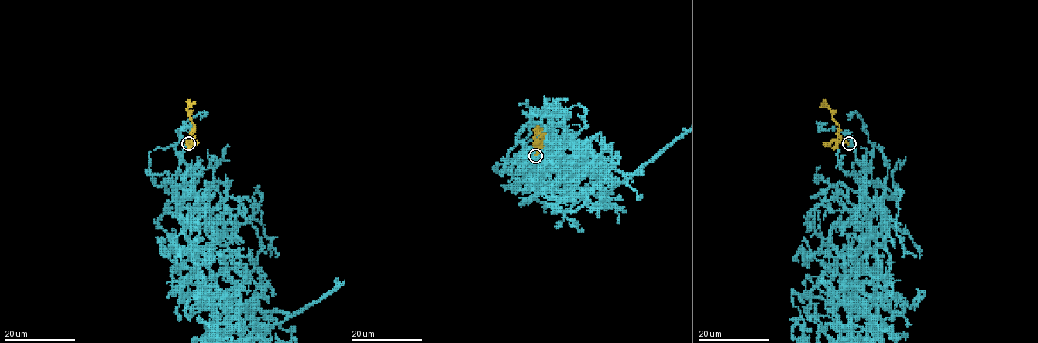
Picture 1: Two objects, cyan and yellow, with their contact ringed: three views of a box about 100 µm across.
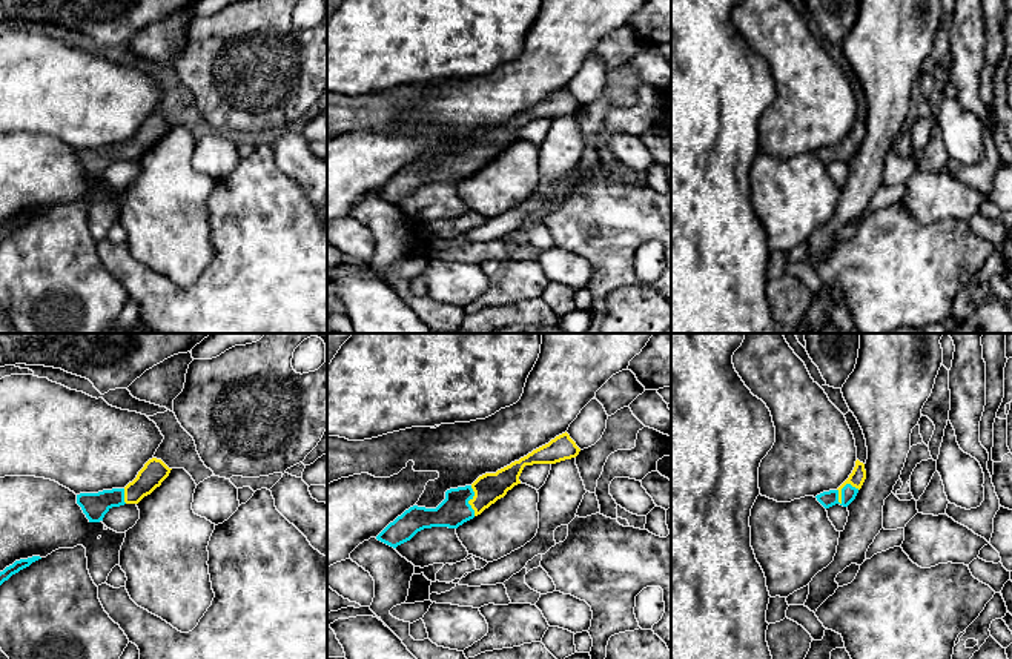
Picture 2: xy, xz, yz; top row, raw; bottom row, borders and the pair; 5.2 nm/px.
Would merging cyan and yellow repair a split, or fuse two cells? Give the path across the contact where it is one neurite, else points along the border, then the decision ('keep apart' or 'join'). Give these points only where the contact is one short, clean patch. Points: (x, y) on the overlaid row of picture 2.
runs through yz (830, 498), (843, 487), (859, 473); join

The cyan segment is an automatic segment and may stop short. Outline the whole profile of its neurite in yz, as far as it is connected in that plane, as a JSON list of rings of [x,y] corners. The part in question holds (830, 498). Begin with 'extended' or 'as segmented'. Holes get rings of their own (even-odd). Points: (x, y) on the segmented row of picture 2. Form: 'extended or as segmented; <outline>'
extended; [[[857,459],[852,473],[837,490],[823,492],[815,498],[825,508],[829,508],[835,504],[848,507],[855,499],[865,479],[866,479],[865,464]]]

